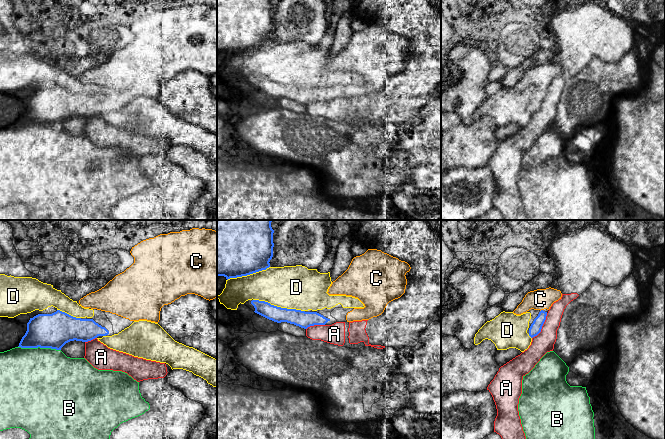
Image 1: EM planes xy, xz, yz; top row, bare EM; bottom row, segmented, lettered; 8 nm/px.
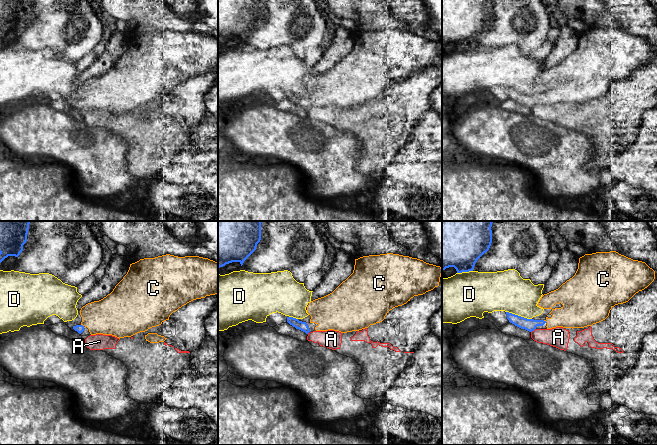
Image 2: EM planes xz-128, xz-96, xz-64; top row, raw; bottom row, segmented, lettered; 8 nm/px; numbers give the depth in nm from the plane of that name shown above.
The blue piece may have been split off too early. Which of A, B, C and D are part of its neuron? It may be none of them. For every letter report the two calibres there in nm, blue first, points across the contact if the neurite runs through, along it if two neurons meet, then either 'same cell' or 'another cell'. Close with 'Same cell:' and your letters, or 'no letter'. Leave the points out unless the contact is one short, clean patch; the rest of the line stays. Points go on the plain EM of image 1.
A: 90 nm thick on the blue side, 160 nm on the other; border along yz (547, 89), (541, 106), (532, 114); another cell
B: 280 nm thick on the blue side, 480 nm on the other; another cell
C: 90 nm thick on the blue side, 170 nm on the other; runs through yz (535, 104), (541, 94), (541, 86), (540, 75); same cell
D: 130 nm thick on the blue side, 360 nm on the other; another cell
Same cell: C

